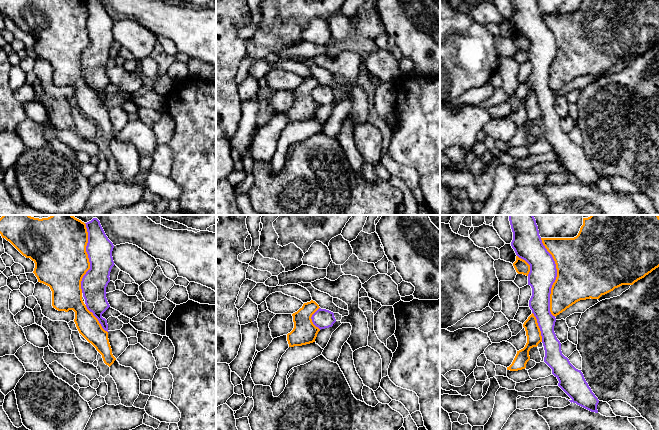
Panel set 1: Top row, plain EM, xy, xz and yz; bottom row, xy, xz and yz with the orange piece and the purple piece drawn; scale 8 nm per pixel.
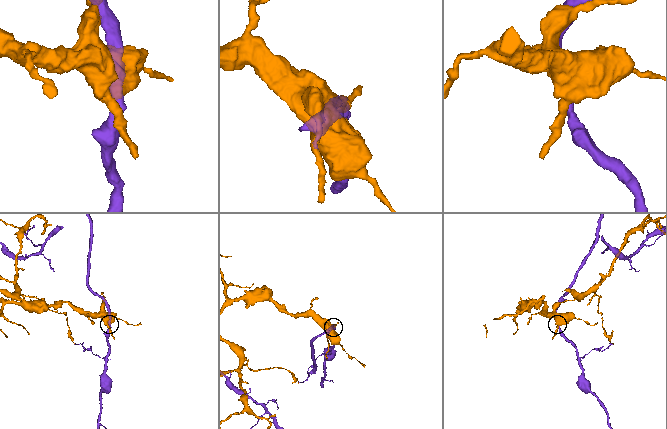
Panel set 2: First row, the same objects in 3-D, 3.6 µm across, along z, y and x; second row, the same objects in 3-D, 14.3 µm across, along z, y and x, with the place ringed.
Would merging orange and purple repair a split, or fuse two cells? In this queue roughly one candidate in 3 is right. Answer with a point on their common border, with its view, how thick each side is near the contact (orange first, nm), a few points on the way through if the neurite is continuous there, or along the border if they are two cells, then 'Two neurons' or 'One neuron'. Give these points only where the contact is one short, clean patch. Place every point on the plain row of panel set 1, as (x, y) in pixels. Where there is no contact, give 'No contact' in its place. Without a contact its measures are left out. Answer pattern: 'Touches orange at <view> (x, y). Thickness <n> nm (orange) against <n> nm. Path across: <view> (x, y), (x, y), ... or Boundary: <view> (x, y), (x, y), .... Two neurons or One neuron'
Touches orange at yz (556, 54). Thickness 460 nm (orange) against 220 nm. Two neurons

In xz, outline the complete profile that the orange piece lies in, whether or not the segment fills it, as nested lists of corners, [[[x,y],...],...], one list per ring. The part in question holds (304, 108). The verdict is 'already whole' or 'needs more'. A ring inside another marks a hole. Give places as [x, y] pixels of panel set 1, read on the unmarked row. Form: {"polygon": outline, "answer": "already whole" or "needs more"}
{"polygon": [[[311,76],[292,90],[294,104],[287,110],[289,123],[302,122],[315,118],[320,105],[312,98],[312,91],[319,85],[319,81]]], "answer": "already whole"}

